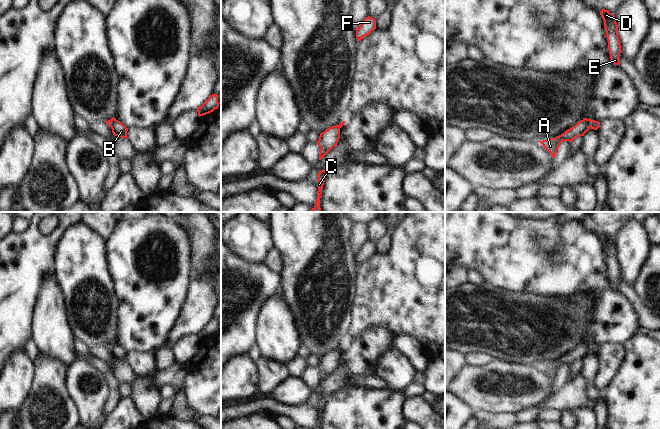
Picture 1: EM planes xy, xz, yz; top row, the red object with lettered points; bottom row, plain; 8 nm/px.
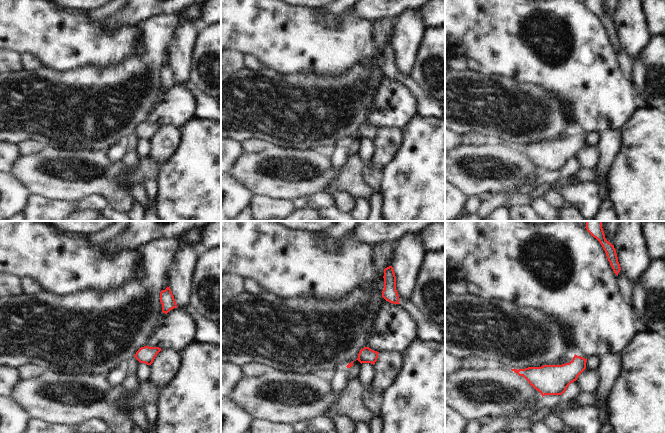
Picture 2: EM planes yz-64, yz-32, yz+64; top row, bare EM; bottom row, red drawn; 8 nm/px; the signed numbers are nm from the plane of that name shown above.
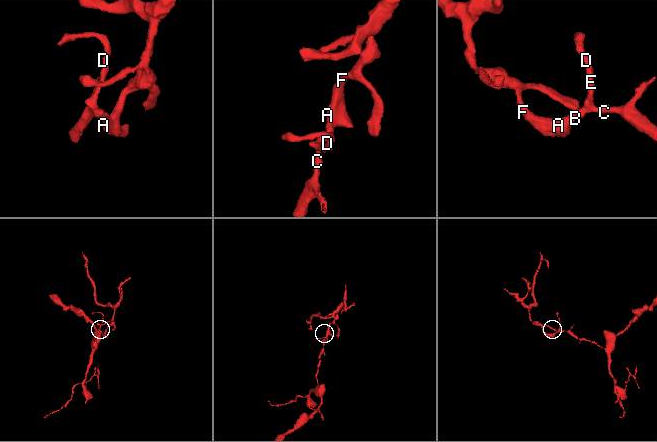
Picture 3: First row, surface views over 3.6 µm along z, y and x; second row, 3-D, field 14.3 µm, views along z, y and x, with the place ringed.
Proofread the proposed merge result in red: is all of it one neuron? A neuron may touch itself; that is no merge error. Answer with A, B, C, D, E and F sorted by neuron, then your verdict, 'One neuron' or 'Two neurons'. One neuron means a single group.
Groups: A B F / C D E. Two neurons

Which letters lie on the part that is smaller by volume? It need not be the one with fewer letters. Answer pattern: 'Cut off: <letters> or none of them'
Cut off: A, B, F

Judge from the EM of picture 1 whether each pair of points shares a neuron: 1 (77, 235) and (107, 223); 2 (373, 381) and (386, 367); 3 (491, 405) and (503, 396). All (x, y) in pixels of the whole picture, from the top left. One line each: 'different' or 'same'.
1: different
2: different
3: same

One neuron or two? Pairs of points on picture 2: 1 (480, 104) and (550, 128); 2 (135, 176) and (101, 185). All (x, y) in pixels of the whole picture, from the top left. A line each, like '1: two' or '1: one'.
1: one
2: one

